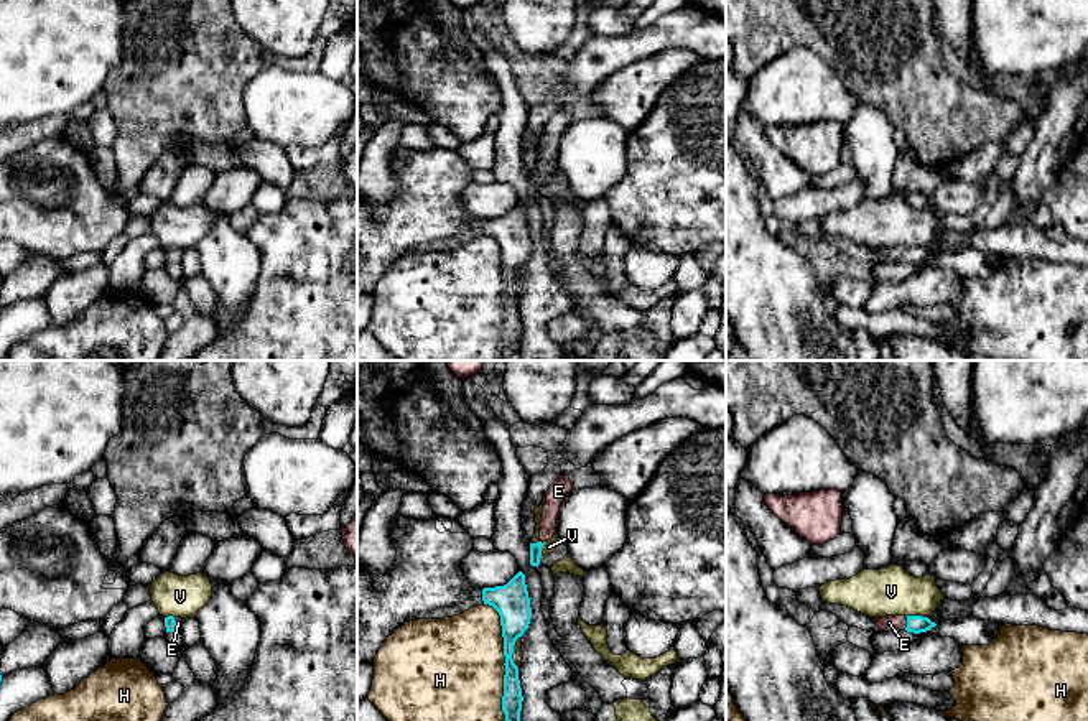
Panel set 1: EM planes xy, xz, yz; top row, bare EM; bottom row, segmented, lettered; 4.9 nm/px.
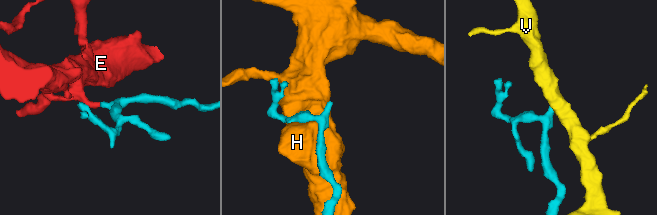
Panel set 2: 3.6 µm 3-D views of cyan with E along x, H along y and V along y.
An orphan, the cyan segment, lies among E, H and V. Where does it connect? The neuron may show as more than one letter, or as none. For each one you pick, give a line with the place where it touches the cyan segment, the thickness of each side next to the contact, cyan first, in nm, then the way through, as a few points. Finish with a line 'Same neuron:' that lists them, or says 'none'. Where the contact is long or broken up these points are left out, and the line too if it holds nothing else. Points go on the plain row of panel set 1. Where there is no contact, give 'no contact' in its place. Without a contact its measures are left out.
E: contact yz (907, 255); calibres 90 and 80 nm; way yz (915, 255), (907, 255), (889, 254)
Same neuron: E

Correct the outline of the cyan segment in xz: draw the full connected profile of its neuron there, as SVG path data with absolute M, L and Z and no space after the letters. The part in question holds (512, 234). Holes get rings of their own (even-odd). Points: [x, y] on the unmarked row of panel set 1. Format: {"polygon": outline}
{"polygon": "M518 202L507 216L482 221L484 235L492 237L500 247L505 306L502 342L505 346L505 360L522 360L522 319L518 311L518 298L514 295L512 285L518 268L528 260L532 239L525 216L525 206Z"}

